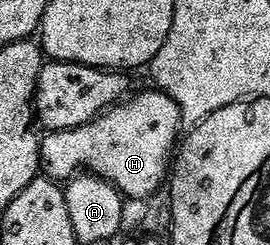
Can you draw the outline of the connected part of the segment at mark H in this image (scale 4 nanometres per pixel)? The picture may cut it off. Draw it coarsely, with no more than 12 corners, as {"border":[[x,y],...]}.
{"border":[[142,91],[42,139],[55,181],[83,169],[126,199],[159,194],[182,110]]}

